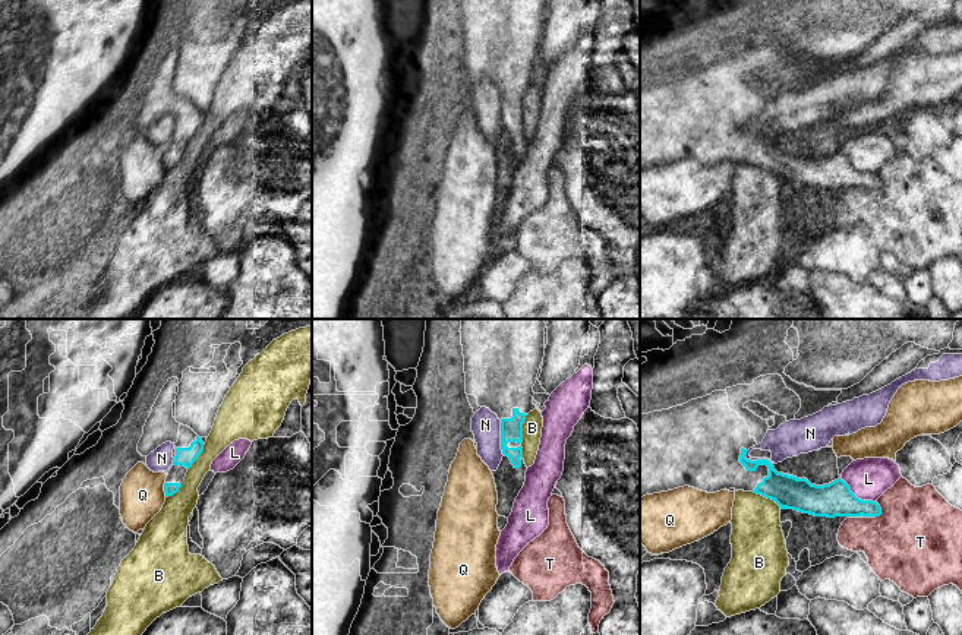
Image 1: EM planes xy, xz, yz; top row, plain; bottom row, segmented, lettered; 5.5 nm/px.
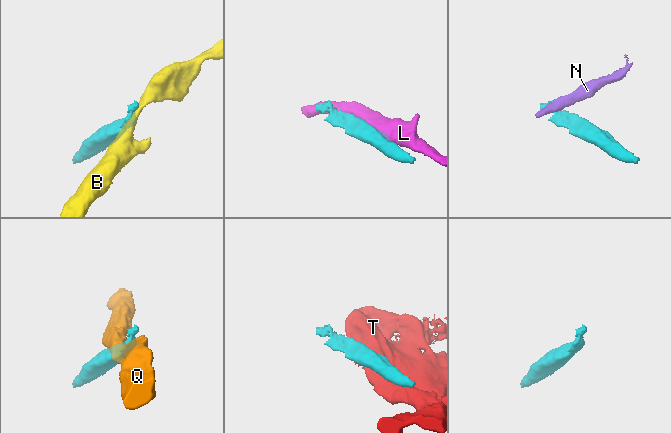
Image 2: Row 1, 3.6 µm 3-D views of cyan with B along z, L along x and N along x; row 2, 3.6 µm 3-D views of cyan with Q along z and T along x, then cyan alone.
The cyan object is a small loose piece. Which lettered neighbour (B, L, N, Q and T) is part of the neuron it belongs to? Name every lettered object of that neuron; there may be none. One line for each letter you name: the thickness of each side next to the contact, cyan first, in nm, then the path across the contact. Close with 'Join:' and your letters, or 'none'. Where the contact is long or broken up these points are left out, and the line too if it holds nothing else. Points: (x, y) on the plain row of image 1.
Join: none

